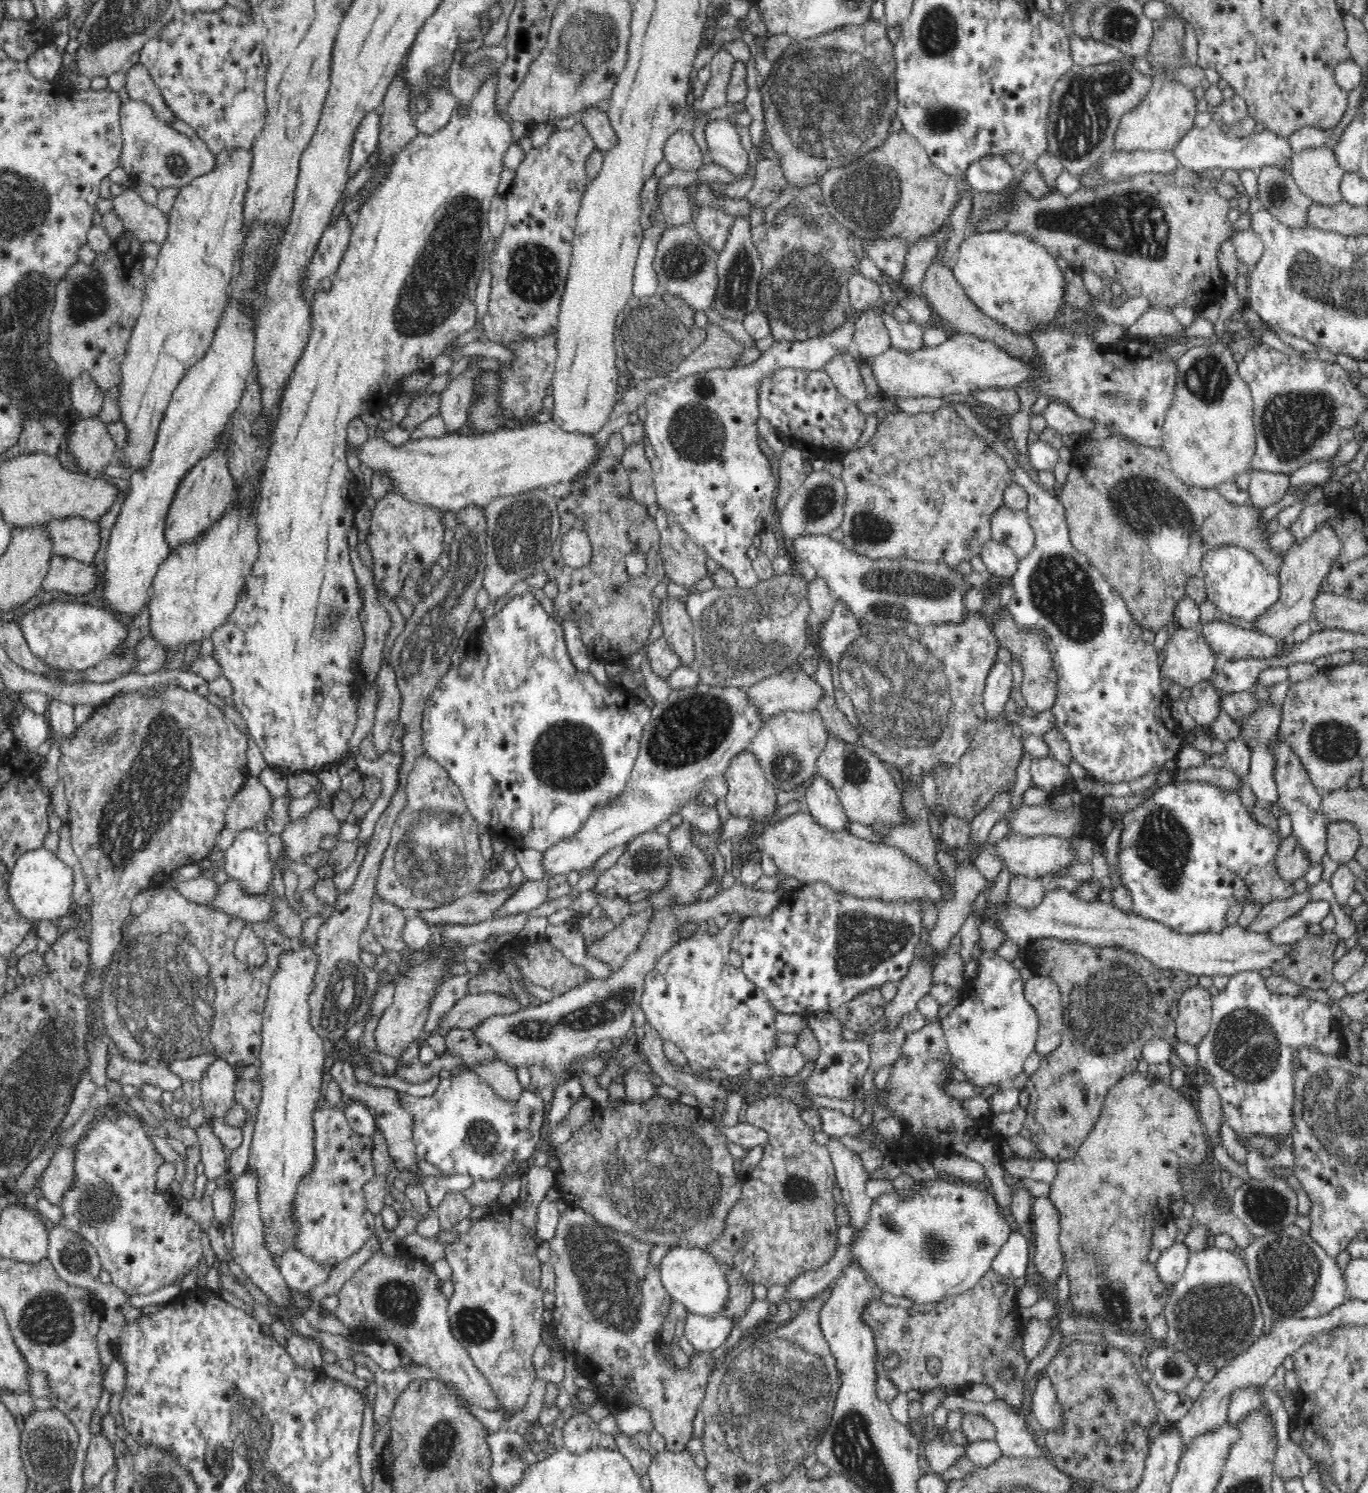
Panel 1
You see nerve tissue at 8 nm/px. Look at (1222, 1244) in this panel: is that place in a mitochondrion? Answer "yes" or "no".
no

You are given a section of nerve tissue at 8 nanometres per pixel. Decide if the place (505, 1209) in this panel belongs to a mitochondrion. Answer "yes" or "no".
no

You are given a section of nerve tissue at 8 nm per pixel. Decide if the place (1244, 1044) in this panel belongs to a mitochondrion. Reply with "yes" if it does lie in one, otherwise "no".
yes

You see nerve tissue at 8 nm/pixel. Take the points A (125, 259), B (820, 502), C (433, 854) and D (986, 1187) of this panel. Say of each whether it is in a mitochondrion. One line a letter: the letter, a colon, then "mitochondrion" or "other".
A: mitochondrion
B: mitochondrion
C: mitochondrion
D: other

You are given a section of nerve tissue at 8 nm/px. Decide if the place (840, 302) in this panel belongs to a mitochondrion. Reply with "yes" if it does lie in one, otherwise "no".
yes

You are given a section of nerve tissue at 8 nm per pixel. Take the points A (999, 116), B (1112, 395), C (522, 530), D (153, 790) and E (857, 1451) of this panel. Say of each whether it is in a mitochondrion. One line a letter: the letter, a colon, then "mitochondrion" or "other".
A: other
B: mitochondrion
C: mitochondrion
D: mitochondrion
E: mitochondrion

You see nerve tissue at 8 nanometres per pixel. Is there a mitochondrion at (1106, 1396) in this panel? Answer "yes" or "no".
yes

